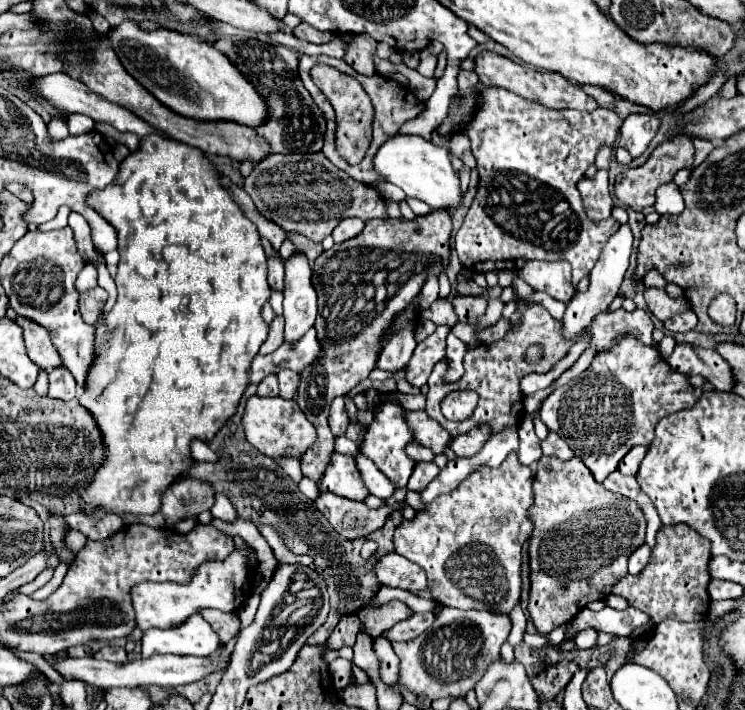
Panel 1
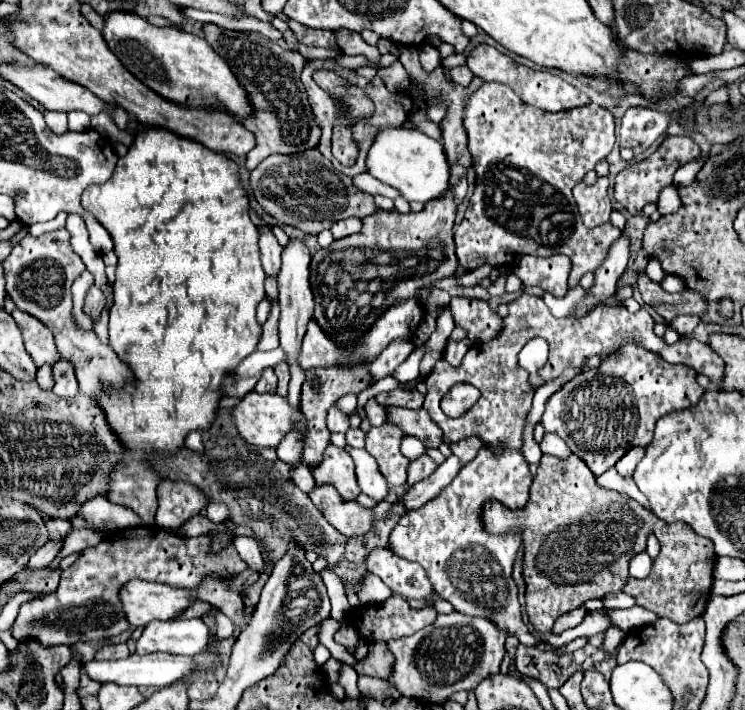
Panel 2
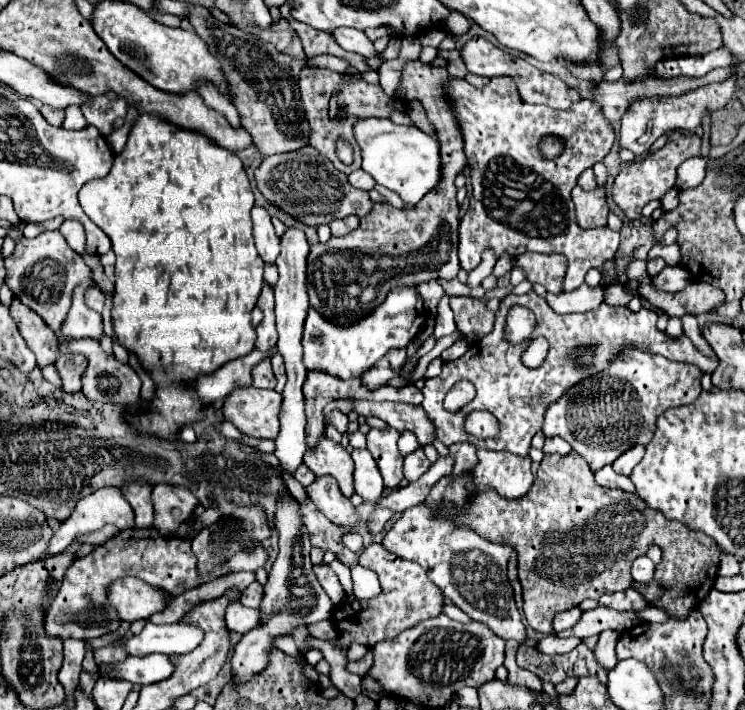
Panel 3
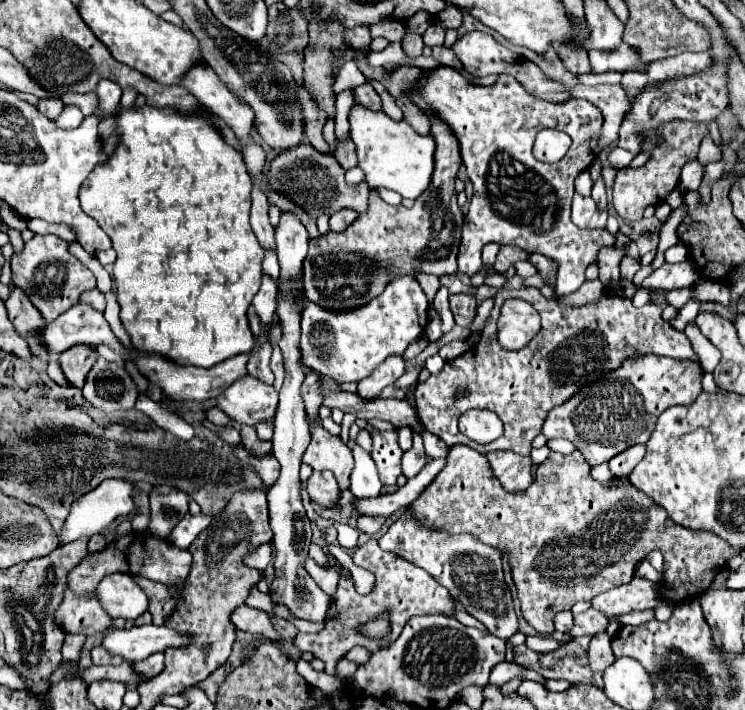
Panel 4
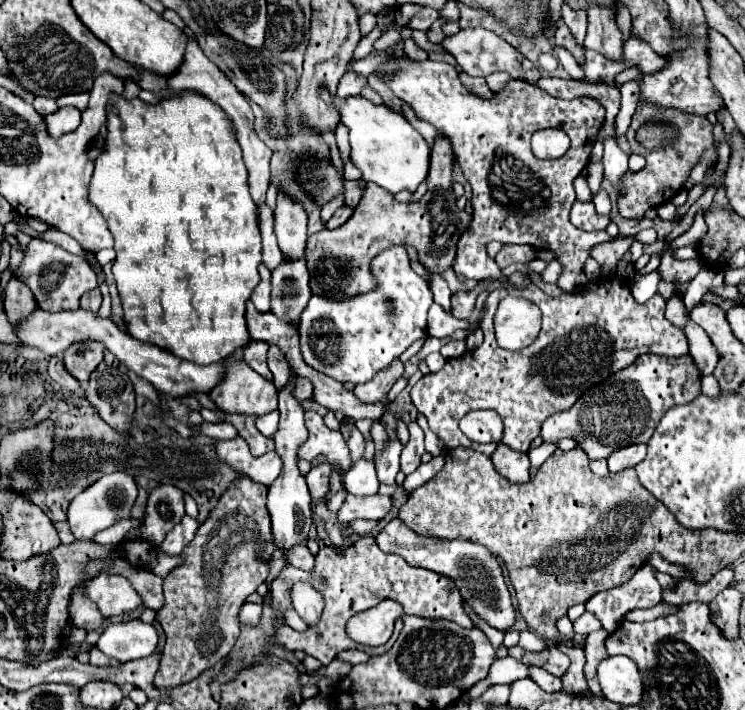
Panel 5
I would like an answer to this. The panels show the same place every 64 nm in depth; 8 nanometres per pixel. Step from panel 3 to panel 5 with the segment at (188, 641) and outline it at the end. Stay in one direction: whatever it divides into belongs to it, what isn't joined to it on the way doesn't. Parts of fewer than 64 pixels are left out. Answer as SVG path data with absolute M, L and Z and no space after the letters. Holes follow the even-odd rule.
M140 618L108 624L96 644L98 650L120 662L144 658L152 654L156 646L158 646L158 634L154 626L142 622Z

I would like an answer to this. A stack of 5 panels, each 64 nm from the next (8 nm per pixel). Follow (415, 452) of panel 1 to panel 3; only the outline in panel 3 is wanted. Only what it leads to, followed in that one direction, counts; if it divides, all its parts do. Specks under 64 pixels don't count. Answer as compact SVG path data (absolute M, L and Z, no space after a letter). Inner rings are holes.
M402 432L402 434L400 434L398 448L400 448L400 452L402 452L404 456L410 454L410 452L414 452L418 446L420 446L420 444L418 444L418 440L412 436L412 432Z

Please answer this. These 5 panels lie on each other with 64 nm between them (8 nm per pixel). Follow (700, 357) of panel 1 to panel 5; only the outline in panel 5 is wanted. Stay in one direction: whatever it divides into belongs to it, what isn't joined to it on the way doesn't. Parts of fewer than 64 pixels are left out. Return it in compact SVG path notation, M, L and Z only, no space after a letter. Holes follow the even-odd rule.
M614 276L612 280L602 278L596 290L584 288L558 298L546 296L536 284L528 284L526 288L508 286L492 290L484 302L484 316L480 322L484 332L482 346L460 358L446 360L446 366L440 372L420 378L410 392L412 402L428 418L430 430L448 450L464 446L492 456L496 442L476 444L468 440L458 426L470 410L488 408L498 412L504 422L502 442L512 450L526 452L530 442L540 436L540 426L548 416L570 410L584 392L614 372L630 366L640 354L652 352L662 356L684 356L688 352L684 332L664 318L664 308L666 300L660 294L638 304L622 276ZM512 292L524 292L528 300L540 304L544 318L538 338L524 350L516 352L502 350L496 344L492 328L498 302Z

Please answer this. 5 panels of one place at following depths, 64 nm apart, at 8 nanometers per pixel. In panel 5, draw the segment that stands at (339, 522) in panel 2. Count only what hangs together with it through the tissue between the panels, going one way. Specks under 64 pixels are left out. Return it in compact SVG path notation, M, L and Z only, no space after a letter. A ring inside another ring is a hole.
M330 464L314 466L306 474L306 482L308 482L308 490L312 494L312 500L322 500L324 498L324 494L328 492L328 478L330 478Z

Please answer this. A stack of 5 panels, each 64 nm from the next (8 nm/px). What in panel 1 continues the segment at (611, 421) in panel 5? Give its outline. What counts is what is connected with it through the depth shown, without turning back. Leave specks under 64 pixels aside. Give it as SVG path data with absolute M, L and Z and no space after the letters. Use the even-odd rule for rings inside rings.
M624 338L620 344L614 344L612 348L600 352L590 368L582 372L578 378L568 382L566 386L554 390L542 404L540 418L548 426L550 432L556 432L558 436L564 436L568 440L568 446L574 450L576 458L580 458L594 478L602 482L610 472L618 468L618 462L628 454L632 446L650 446L654 438L654 426L660 418L674 414L678 410L692 408L702 394L702 388L694 388L688 380L688 376L672 370L658 354L658 350L648 348L640 344L636 338Z

